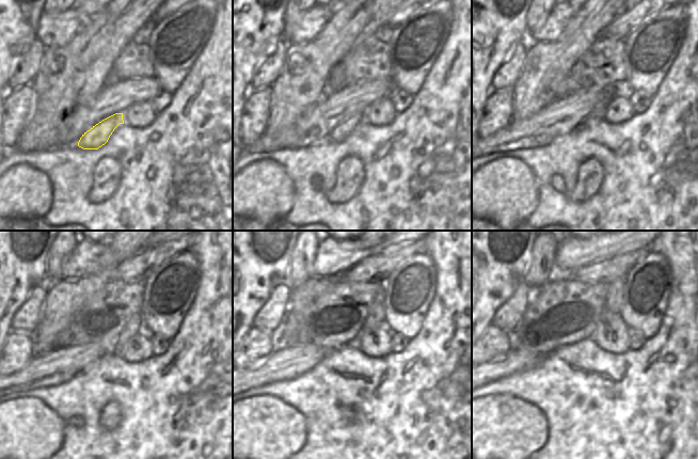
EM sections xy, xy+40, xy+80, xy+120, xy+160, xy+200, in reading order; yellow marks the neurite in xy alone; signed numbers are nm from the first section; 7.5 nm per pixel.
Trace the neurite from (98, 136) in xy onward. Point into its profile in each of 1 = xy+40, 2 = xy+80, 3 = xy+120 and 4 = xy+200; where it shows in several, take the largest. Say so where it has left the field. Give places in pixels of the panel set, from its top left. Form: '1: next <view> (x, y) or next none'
1: next xy+40 (345, 128)
2: next xy+80 (599, 111)
3: next xy+120 (135, 325)
4: next xy+200 (614, 299)

